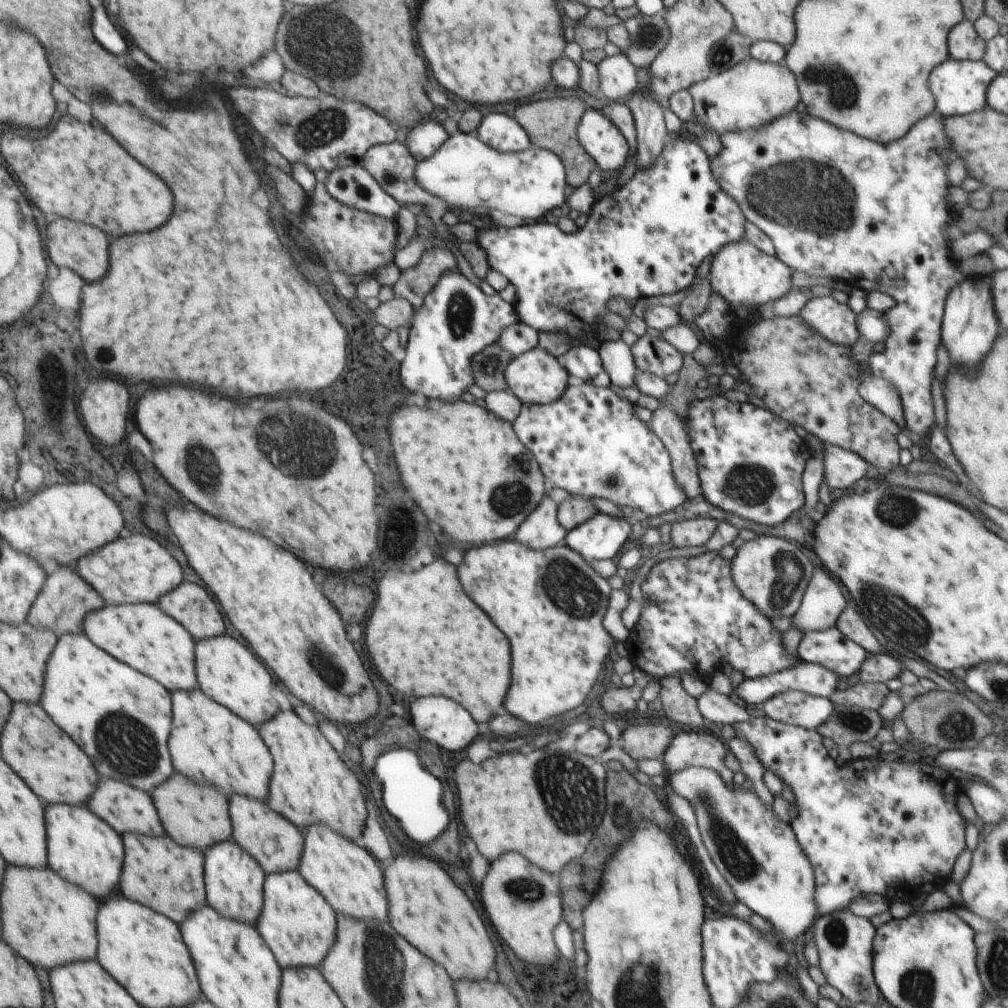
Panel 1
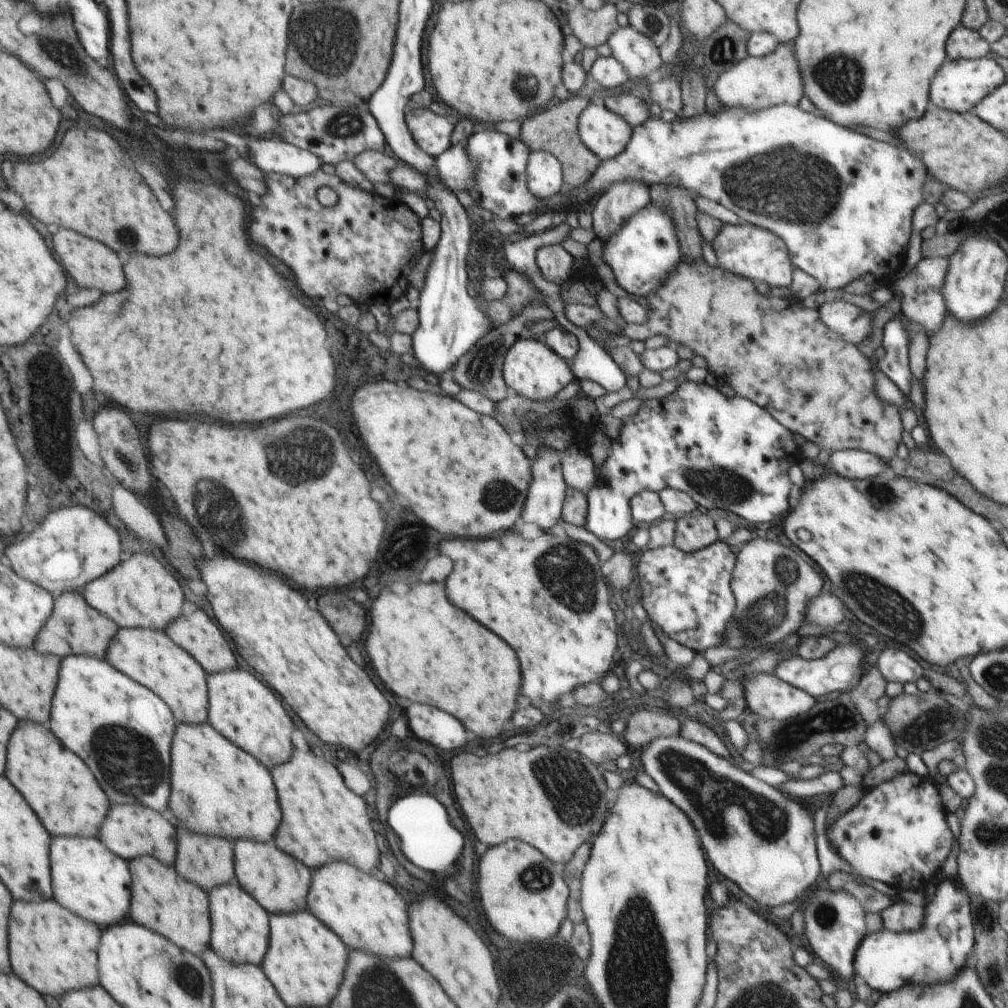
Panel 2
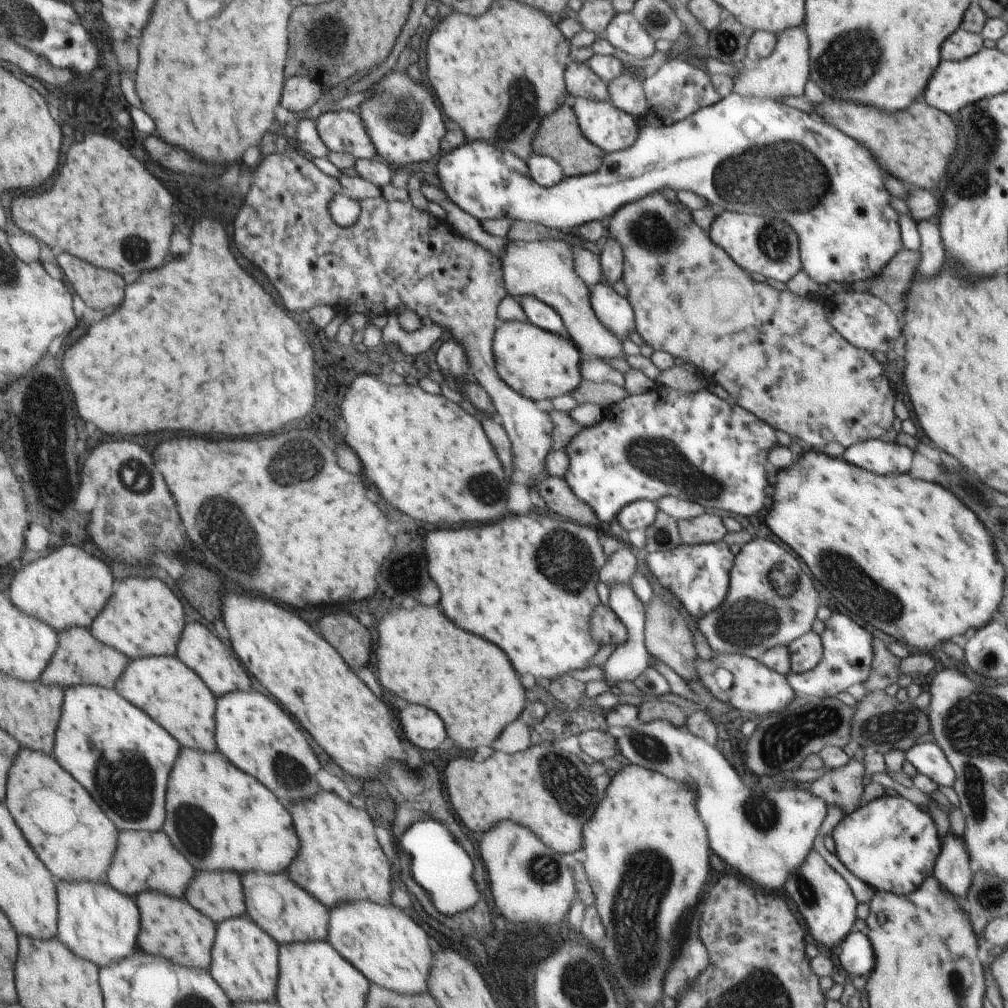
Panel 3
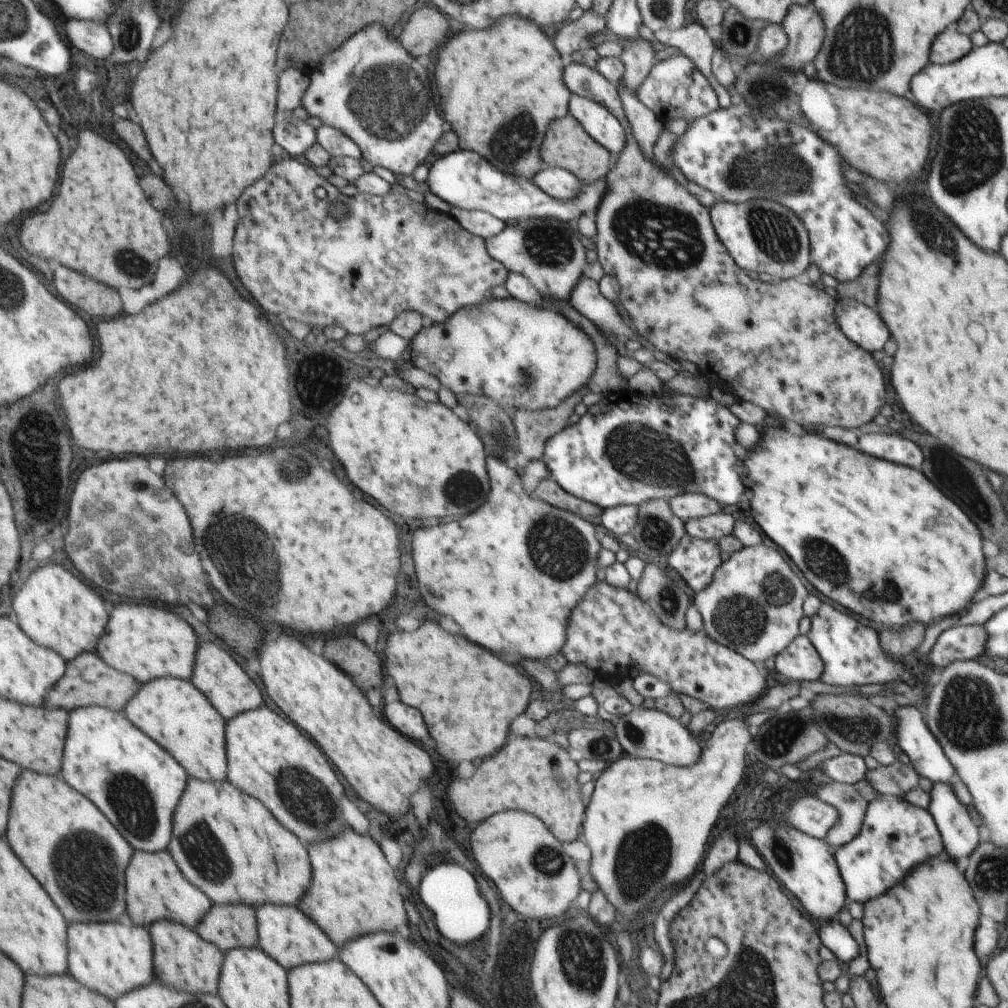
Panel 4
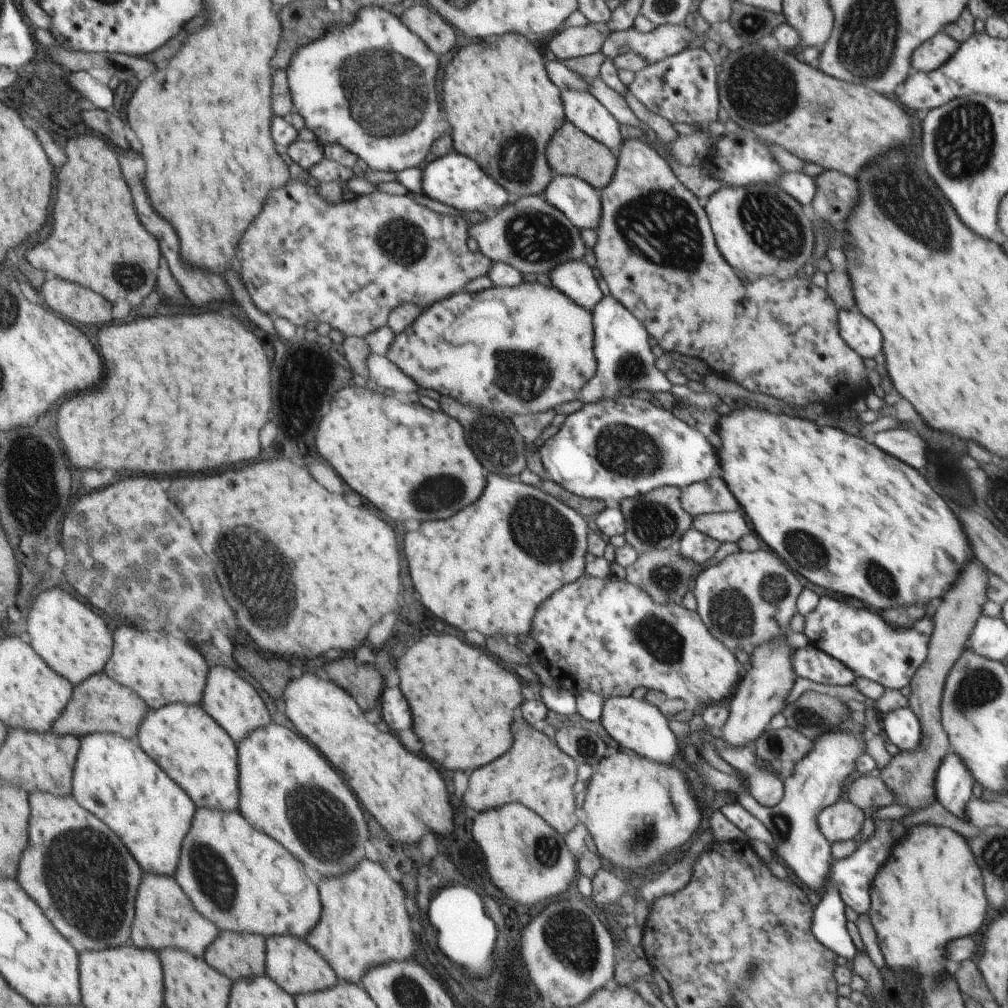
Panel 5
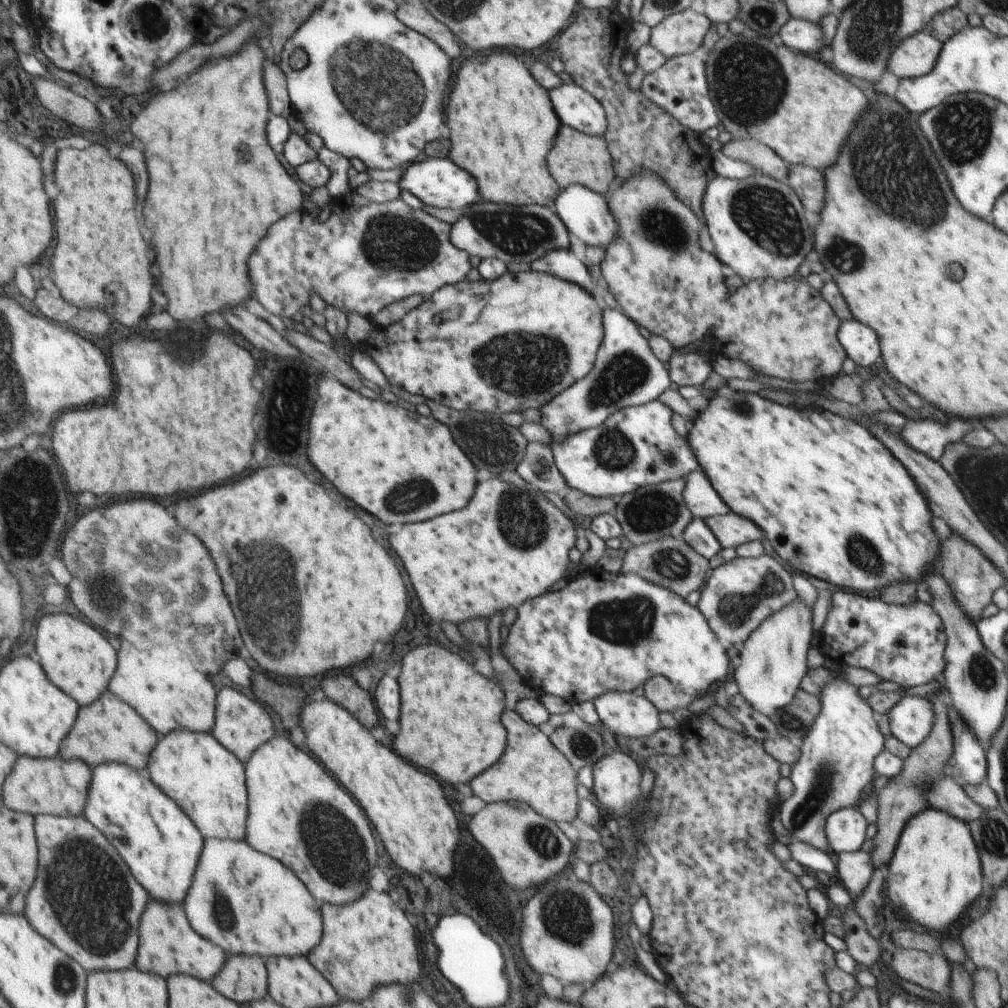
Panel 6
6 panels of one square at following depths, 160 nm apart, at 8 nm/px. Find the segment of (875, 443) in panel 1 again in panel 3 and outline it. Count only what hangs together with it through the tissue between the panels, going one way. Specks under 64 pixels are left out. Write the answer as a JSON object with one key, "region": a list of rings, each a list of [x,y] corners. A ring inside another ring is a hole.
{"region":[[[654,193],[617,208],[616,212],[613,212],[605,222],[609,230],[609,238],[620,245],[624,257],[621,279],[626,284],[626,298],[633,308],[635,331],[640,334],[646,345],[651,346],[655,351],[668,353],[673,359],[693,363],[710,384],[720,384],[730,396],[738,400],[738,405],[742,408],[769,424],[773,429],[782,430],[791,437],[796,436],[796,440],[804,440],[804,444],[810,444],[812,448],[822,450],[828,442],[839,442],[842,446],[850,446],[868,439],[886,438],[886,431],[892,428],[892,422],[896,417],[894,394],[890,392],[882,365],[874,359],[872,353],[855,347],[839,332],[836,332],[836,329],[828,322],[823,301],[798,296],[788,288],[778,290],[766,281],[767,278],[763,274],[744,272],[742,267],[738,266],[732,257],[709,237],[709,234],[694,220],[691,212],[678,200],[670,201],[664,195]]]}

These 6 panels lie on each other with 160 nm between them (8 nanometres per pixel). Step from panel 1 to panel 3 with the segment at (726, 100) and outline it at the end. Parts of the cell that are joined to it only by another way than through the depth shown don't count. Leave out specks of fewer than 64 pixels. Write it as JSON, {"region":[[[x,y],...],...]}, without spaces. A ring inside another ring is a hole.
{"region":[[[805,26],[787,28],[777,35],[774,52],[757,62],[758,68],[745,71],[740,66],[741,76],[734,79],[733,92],[743,97],[758,97],[778,101],[782,96],[802,96],[804,86],[810,79],[809,38]]]}

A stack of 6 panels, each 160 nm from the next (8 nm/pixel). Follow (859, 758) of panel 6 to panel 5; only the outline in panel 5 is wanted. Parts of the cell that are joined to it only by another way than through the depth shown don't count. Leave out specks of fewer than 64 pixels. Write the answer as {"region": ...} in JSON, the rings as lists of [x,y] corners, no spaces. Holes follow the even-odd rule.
{"region":[[[861,716],[840,721],[833,729],[822,733],[813,741],[810,752],[795,765],[792,776],[783,781],[782,800],[772,808],[758,804],[737,775],[716,770],[705,761],[692,765],[703,781],[716,791],[735,792],[737,801],[770,830],[775,840],[773,850],[780,862],[786,863],[796,876],[811,890],[825,888],[825,882],[832,877],[831,845],[821,833],[818,815],[831,804],[842,800],[842,782],[857,770],[857,759],[866,753],[866,728]]]}

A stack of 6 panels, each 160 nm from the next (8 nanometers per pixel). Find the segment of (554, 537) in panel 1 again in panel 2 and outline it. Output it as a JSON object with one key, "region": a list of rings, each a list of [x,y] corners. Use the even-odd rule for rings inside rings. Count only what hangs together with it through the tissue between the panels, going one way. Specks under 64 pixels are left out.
{"region":[[[551,448],[538,449],[534,460],[530,460],[532,478],[527,488],[527,497],[523,506],[524,522],[537,524],[543,531],[550,531],[561,518],[561,510],[565,499],[565,483],[561,458]]]}

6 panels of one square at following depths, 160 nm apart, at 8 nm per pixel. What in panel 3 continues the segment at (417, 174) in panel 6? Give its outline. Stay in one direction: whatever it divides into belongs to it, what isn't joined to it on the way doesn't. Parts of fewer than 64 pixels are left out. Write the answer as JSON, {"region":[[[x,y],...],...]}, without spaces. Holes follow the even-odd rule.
{"region":[[[734,92],[720,99],[717,103],[701,108],[681,121],[676,121],[671,126],[666,126],[663,123],[640,126],[636,142],[631,147],[620,152],[607,153],[601,167],[596,172],[577,177],[564,177],[556,186],[551,188],[538,184],[529,175],[529,168],[526,162],[519,156],[511,152],[495,149],[492,145],[485,142],[468,141],[452,150],[452,152],[447,152],[437,162],[436,168],[441,188],[447,194],[447,197],[462,208],[464,212],[475,216],[479,221],[484,219],[522,220],[522,222],[538,222],[542,226],[556,228],[559,231],[574,231],[575,228],[581,224],[586,224],[586,222],[606,222],[613,212],[616,212],[617,208],[623,207],[625,204],[635,200],[644,199],[648,195],[658,193],[658,190],[662,190],[664,187],[670,187],[674,191],[682,189],[692,190],[692,192],[702,196],[702,198],[706,198],[707,201],[710,201],[713,205],[718,206],[724,211],[756,213],[763,217],[782,219],[785,223],[788,223],[796,231],[799,238],[800,256],[803,264],[802,270],[806,271],[808,276],[823,286],[824,289],[830,281],[834,283],[864,283],[870,278],[874,279],[885,267],[885,264],[888,264],[888,261],[903,248],[899,214],[888,205],[888,199],[891,195],[888,194],[882,182],[882,176],[888,174],[876,162],[872,164],[872,154],[868,152],[865,146],[846,136],[837,128],[825,123],[822,119],[812,116],[810,113],[786,106],[778,101],[759,99],[758,97],[743,97]]]}

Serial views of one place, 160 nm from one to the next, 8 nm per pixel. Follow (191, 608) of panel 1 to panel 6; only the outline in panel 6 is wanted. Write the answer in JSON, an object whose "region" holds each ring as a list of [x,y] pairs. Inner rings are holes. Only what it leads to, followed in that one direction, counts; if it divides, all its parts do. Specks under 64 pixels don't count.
{"region":[[[226,687],[217,691],[215,723],[211,735],[242,764],[245,764],[254,751],[276,736],[276,732],[270,714],[260,704],[242,692]]]}

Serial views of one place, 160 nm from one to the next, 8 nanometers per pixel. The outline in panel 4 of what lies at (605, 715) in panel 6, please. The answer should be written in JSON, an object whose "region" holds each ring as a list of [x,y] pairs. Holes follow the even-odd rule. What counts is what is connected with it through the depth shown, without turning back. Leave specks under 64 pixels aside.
{"region":[[[643,706],[635,707],[628,716],[614,722],[615,738],[623,753],[632,758],[654,759],[670,766],[690,766],[700,756],[699,740],[681,721],[675,720],[658,710],[648,710]]]}

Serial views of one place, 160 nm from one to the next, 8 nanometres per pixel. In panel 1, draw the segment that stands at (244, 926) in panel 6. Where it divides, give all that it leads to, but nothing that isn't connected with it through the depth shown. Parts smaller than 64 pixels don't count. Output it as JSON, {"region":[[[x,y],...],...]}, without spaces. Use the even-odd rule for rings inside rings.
{"region":[[[199,688],[190,692],[186,691],[172,691],[171,692],[172,703],[172,728],[170,734],[170,753],[171,763],[173,764],[173,770],[182,775],[186,779],[190,779],[194,783],[198,782],[199,785],[209,785],[214,787],[224,795],[227,800],[230,800],[234,795],[240,795],[256,799],[257,801],[268,802],[269,798],[269,784],[271,783],[271,776],[273,771],[273,758],[271,752],[268,750],[267,744],[263,741],[263,738],[259,735],[258,730],[254,728],[249,722],[238,718],[229,708],[214,702],[211,698],[208,698]]]}

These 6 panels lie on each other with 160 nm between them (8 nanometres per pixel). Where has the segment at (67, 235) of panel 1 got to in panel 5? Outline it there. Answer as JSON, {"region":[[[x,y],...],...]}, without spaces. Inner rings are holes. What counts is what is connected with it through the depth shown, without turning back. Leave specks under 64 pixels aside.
{"region":[[[52,278],[42,286],[45,306],[68,321],[79,322],[80,326],[98,326],[112,322],[112,306],[100,294]]]}

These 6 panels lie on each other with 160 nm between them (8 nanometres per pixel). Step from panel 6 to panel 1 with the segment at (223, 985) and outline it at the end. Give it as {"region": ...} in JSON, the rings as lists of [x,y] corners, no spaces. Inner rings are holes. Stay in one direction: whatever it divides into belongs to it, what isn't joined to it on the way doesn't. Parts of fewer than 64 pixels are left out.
{"region":[[[174,771],[171,779],[157,787],[150,795],[158,809],[166,834],[176,844],[199,849],[206,854],[206,849],[211,846],[233,838],[228,800],[214,787],[196,784]]]}

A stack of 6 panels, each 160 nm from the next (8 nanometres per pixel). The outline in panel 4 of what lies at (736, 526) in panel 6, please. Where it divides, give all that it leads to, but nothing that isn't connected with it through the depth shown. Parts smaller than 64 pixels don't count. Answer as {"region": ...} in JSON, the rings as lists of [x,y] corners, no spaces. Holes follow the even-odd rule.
{"region":[[[720,511],[717,514],[692,518],[685,523],[689,536],[703,540],[720,541],[724,536],[733,535],[735,518],[733,515]]]}

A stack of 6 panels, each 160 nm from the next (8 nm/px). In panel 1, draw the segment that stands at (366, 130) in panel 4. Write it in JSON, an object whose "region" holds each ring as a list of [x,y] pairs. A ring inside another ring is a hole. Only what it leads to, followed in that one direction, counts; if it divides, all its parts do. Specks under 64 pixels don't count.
{"region":[[[426,118],[414,125],[406,137],[406,146],[416,162],[429,159],[448,140],[441,123]]]}

